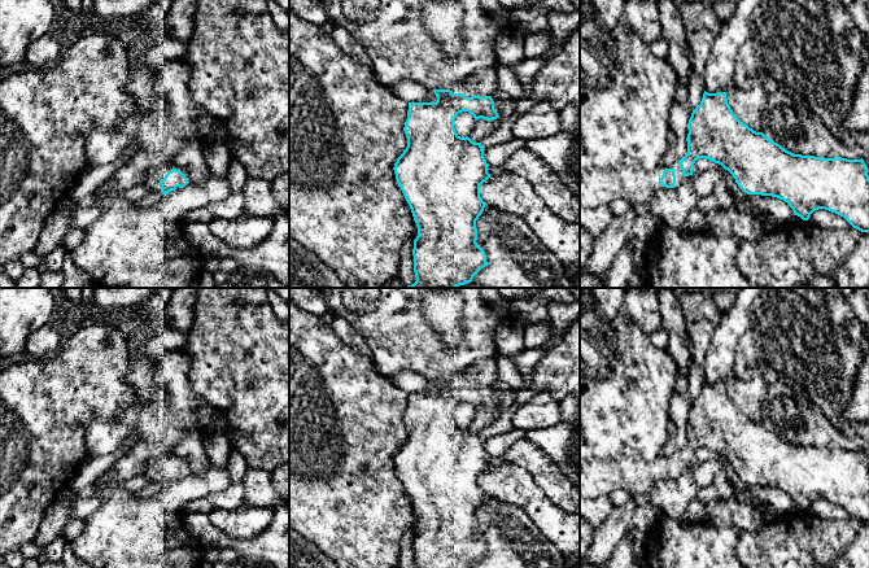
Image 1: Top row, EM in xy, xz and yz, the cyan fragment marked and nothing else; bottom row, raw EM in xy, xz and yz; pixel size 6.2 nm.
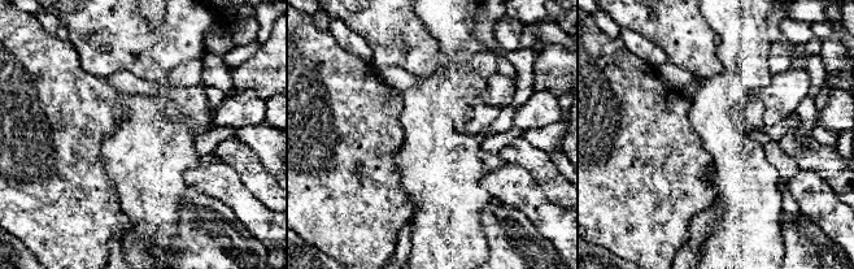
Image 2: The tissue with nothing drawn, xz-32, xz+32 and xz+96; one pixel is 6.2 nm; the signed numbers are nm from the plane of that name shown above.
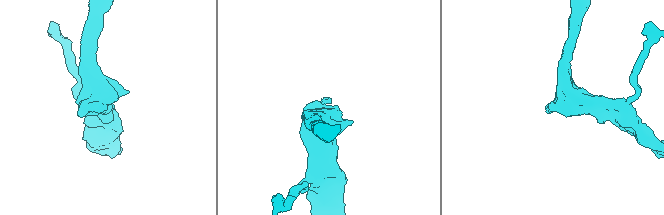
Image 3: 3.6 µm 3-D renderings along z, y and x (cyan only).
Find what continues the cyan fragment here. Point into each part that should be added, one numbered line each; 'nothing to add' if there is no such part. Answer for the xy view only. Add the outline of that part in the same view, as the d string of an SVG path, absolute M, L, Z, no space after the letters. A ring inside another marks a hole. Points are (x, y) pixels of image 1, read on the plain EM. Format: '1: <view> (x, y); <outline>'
1: xy (152, 471); M169 453L169 454L165 454L165 455L160 456L160 458L150 459L148 462L143 475L149 481L154 481L154 482L161 484L160 471L163 469L165 466L169 462L171 462L173 459L180 460L184 464L184 467L187 468L187 471L188 471L187 476L191 476L191 466L189 466L189 463L184 458L182 458L178 453Z

